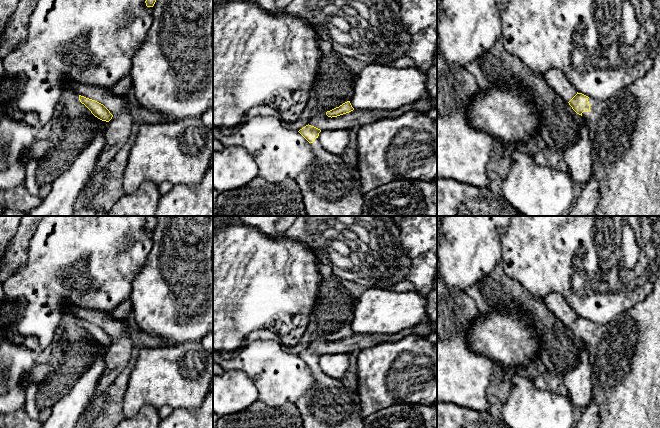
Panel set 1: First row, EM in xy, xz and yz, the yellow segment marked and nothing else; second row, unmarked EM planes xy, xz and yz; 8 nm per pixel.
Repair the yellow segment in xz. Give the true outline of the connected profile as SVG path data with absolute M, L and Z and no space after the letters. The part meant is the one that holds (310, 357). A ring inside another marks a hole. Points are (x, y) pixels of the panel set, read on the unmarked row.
M306 349L298 355L308 366L315 380L310 390L298 398L295 405L300 412L304 428L363 428L360 397L348 389L341 380L326 375L320 368L320 353Z

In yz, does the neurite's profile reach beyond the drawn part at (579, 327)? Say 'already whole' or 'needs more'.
needs more

